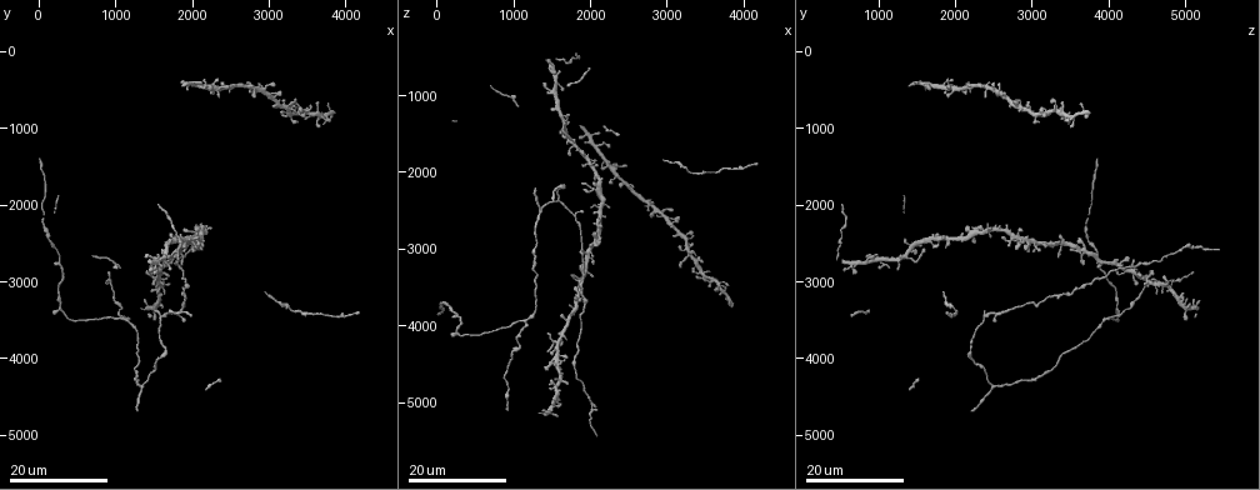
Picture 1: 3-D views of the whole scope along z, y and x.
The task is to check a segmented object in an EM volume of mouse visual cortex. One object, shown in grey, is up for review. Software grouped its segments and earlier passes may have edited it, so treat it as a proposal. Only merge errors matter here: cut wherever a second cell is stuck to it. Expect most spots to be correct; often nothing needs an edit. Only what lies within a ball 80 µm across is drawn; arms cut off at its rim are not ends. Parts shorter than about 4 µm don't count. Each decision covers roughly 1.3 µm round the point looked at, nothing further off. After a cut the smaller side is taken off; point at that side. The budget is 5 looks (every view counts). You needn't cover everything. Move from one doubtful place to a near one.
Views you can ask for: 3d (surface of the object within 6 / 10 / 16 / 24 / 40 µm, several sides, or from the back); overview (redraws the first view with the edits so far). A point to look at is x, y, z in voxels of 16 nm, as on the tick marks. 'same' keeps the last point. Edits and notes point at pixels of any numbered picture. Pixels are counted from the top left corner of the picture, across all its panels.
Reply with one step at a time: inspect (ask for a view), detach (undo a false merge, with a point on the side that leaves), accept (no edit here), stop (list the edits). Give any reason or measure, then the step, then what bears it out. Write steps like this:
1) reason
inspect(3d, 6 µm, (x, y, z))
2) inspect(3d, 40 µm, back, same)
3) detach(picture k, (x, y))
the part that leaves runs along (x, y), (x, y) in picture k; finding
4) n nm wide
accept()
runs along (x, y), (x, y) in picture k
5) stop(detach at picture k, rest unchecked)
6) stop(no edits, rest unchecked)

inspect(3d, 24 µm, (2000, 2500, 1900))

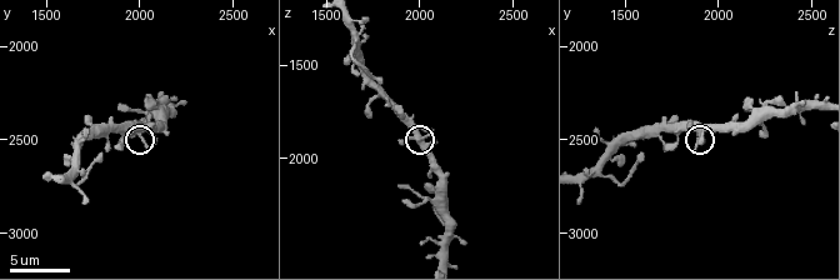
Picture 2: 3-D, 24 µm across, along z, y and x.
inspect(3d, 6 µm, (2000, 2500, 1900))

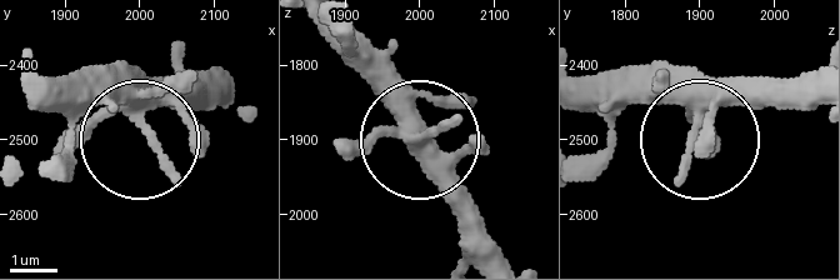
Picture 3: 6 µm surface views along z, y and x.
other side
inspect(3d, 6 µm, back, (2010, 2495, 1895))

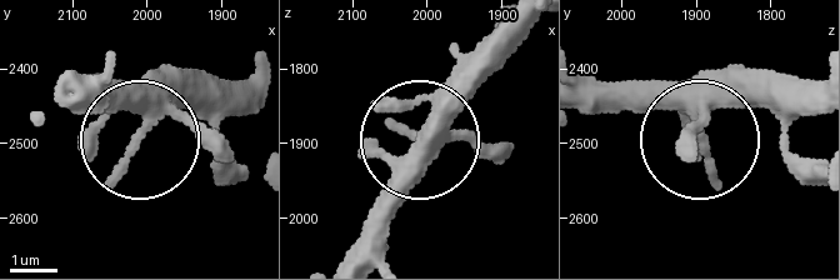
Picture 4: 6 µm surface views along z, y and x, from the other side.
4 arms
accept()
one cell here

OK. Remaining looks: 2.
four or more arms meet
inspect(3d, 24 µm, (1650, 2700, 1400))

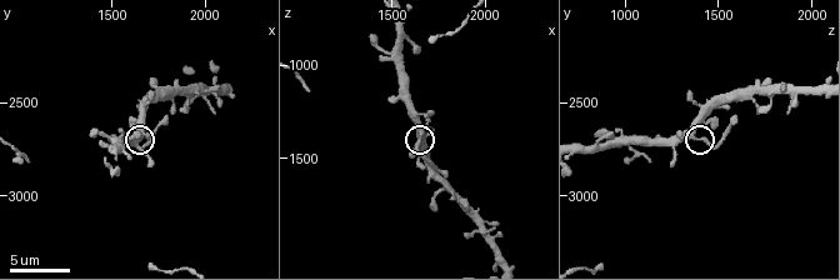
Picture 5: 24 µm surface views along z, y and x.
inspect(3d, 6 µm, same)

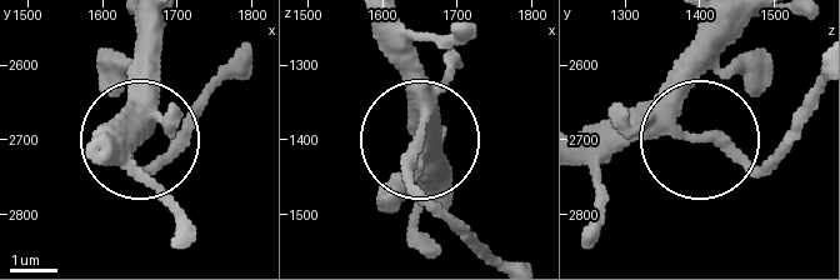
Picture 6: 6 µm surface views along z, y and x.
side arm 6 µm; 4 arms
accept()
one cell here

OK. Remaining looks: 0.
stop(no edits, rest unchecked)

